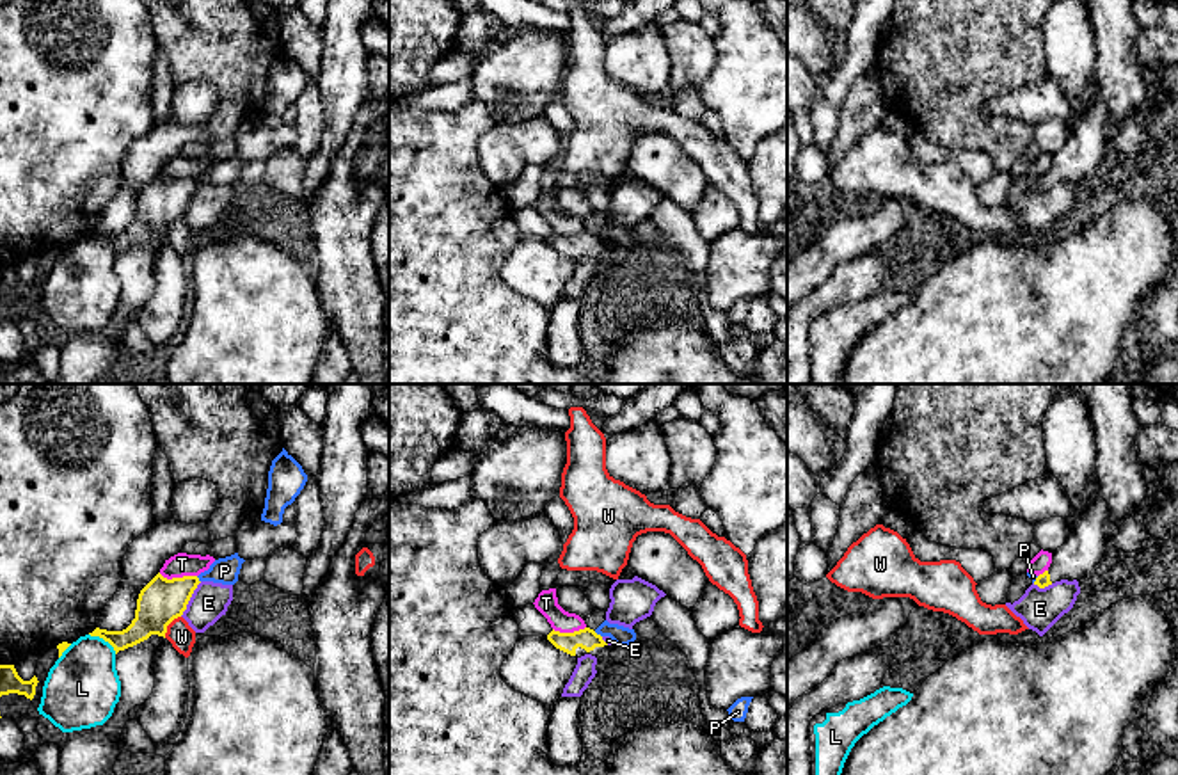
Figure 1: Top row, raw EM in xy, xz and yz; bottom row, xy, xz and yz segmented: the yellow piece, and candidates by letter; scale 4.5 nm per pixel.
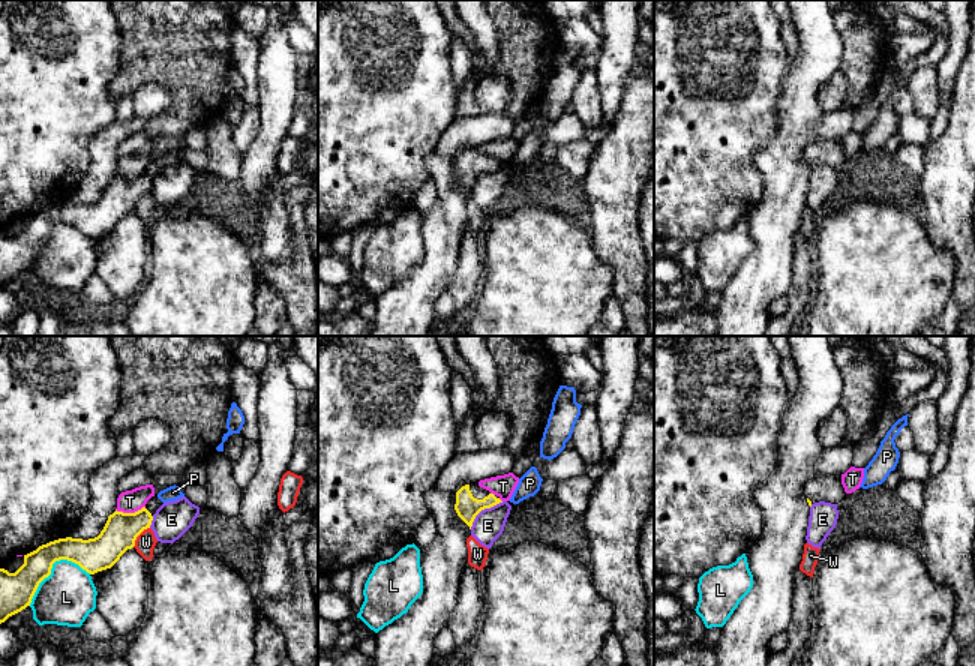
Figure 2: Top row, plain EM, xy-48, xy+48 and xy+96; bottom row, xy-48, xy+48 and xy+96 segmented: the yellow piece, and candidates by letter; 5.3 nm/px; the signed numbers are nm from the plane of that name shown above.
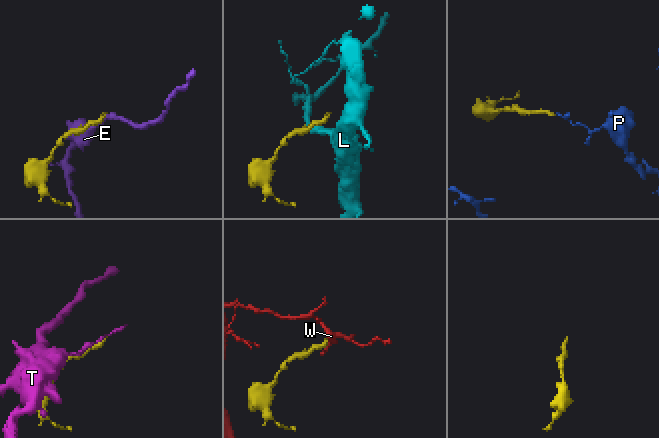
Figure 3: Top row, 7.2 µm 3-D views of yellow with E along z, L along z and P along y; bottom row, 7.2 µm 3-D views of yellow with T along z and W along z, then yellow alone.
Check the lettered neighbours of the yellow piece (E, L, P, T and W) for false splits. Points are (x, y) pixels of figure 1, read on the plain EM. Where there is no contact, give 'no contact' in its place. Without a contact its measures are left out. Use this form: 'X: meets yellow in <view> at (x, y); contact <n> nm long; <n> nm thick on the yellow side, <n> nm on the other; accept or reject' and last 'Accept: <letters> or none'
E: meets yellow in xy at (189, 201); contact 190 nm long; 200 nm thick on the yellow side, 170 nm on the other; reject
L: meets yellow in xy at (103, 240); contact 160 nm long; 160 nm thick on the yellow side, 340 nm on the other; reject
P: meets yellow in xz at (596, 235); contact 50 nm long; 100 nm thick on the yellow side, 90 nm on the other; reject
T: meets yellow in xy at (178, 180); contact 180 nm long; 200 nm thick on the yellow side, 110 nm on the other; reject
W: meets yellow in xy at (167, 226); contact 130 nm long; 200 nm thick on the yellow side, 120 nm on the other; reject
Accept: none

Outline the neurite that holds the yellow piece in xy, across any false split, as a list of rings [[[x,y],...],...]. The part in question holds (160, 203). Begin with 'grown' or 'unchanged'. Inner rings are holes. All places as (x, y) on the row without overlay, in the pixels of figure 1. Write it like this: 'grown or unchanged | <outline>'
unchanged | [[[160,174],[140,192],[135,220],[123,233],[107,233],[96,229],[91,238],[108,244],[115,256],[133,249],[151,236],[165,240],[167,228],[183,217],[187,206],[199,187],[197,178],[167,181]]]

